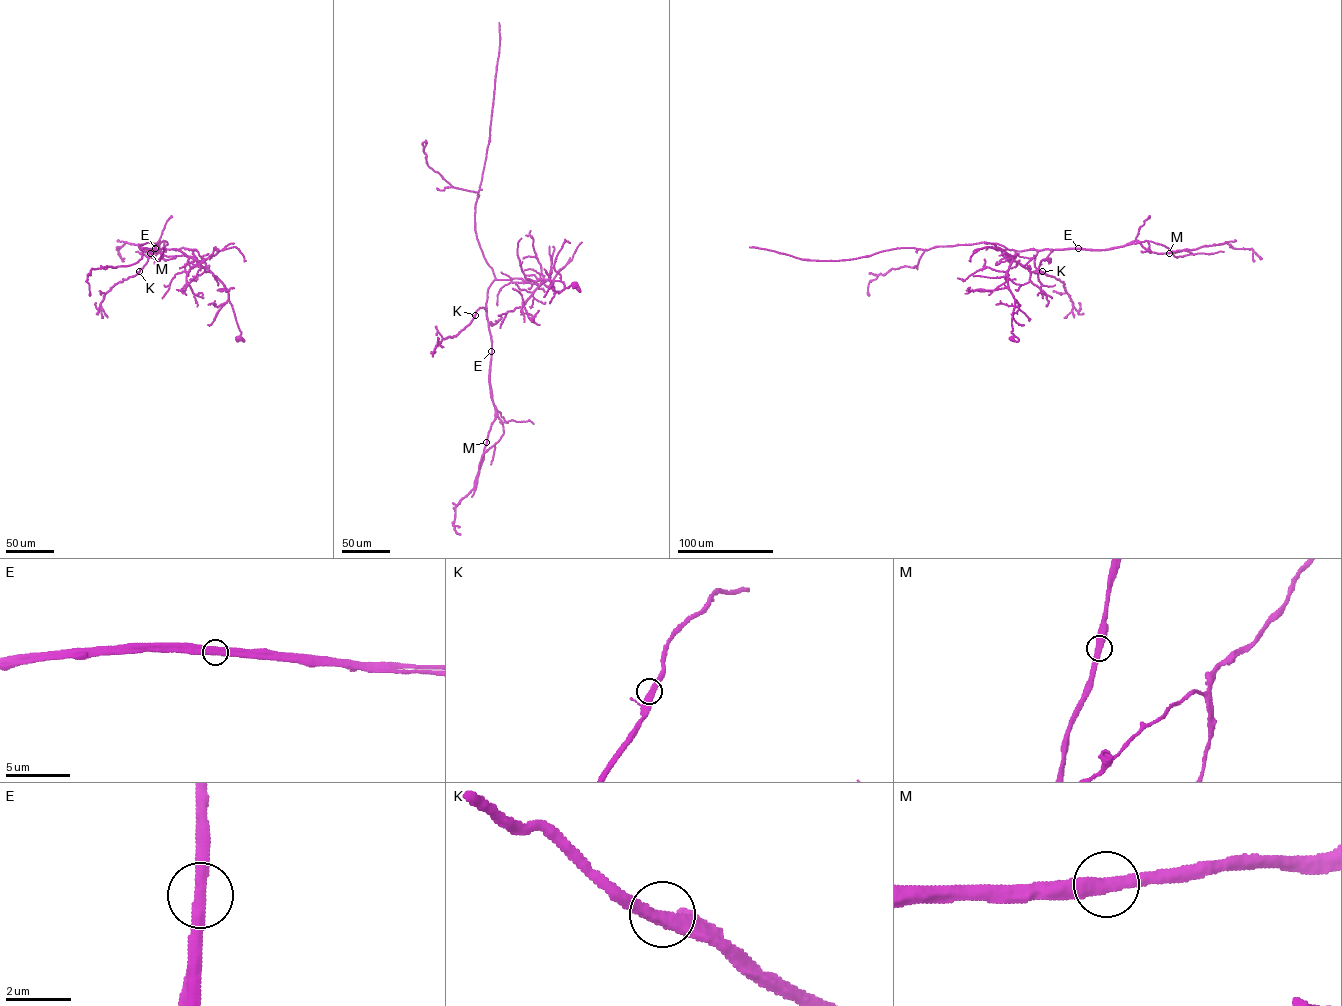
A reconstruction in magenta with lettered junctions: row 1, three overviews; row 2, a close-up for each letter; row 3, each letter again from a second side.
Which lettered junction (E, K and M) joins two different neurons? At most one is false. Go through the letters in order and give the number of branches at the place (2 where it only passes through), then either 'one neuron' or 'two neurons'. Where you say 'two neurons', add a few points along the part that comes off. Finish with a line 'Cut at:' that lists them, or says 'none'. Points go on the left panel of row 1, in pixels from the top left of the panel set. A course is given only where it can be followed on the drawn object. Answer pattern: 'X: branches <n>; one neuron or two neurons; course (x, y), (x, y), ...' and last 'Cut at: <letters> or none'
E: branches 2; two neurons; course (155, 248), (161, 242), (167, 242), (155, 256), (136, 251)
K: branches 2; one neuron
M: branches 2; one neuron
Cut at: E

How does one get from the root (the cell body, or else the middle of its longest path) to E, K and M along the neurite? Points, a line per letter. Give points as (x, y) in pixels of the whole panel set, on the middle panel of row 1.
E: (574, 284), (580, 291), (559, 281), (495, 280), (486, 303), (491, 351)
K: (574, 284), (580, 291), (559, 281), (495, 279), (486, 310), (475, 315)
M: (574, 284), (580, 291), (577, 284), (549, 280), (490, 285), (495, 416), (486, 442)

